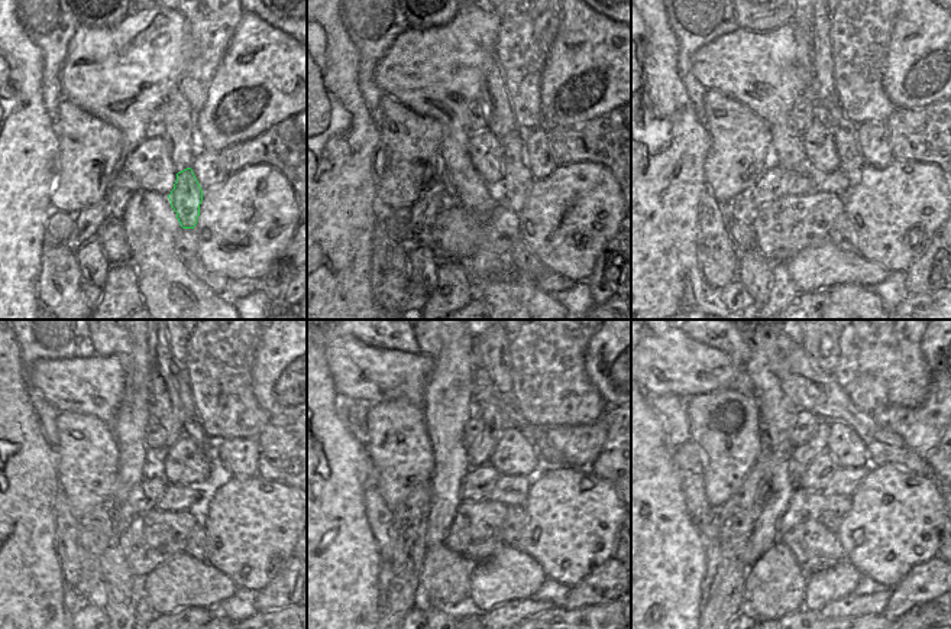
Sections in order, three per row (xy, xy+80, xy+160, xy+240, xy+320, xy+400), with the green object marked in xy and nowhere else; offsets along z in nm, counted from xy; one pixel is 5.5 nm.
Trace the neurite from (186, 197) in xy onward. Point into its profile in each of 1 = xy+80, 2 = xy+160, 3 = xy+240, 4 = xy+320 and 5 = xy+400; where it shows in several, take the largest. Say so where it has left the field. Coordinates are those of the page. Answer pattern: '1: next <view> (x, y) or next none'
1: next xy+80 (516, 182)
2: next xy+160 (844, 132)
3: next xy+240 (191, 427)
4: next xy+320 (491, 349)
5: next xy+400 (824, 349)

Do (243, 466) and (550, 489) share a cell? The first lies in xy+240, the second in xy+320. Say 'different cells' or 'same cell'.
different cells

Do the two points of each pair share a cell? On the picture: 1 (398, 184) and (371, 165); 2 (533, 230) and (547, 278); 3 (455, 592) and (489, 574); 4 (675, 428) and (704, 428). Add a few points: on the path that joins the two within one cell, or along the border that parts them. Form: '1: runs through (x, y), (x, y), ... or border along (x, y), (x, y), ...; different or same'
1: border along (381, 138), (381, 177), (377, 184), (377, 206); different
2: border along (547, 269), (568, 276), (573, 282); different
3: border along (475, 564), (471, 573), (468, 603); different
4: border along (685, 399), (691, 438); different

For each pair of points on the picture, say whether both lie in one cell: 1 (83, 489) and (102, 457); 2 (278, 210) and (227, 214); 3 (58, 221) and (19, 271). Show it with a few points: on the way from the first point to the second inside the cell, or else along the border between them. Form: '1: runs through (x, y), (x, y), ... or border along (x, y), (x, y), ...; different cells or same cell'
1: runs through (86, 482), (86, 475), (94, 464); same cell
2: runs through (265, 210), (252, 201), (241, 213); same cell
3: border along (52, 211), (47, 221), (44, 247); different cells

